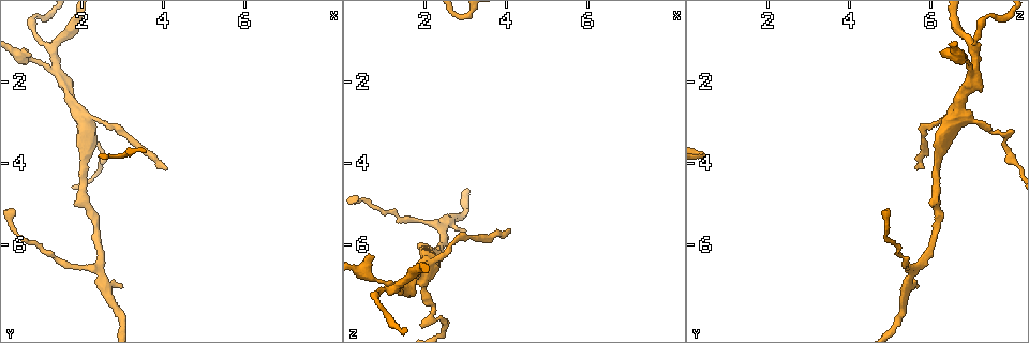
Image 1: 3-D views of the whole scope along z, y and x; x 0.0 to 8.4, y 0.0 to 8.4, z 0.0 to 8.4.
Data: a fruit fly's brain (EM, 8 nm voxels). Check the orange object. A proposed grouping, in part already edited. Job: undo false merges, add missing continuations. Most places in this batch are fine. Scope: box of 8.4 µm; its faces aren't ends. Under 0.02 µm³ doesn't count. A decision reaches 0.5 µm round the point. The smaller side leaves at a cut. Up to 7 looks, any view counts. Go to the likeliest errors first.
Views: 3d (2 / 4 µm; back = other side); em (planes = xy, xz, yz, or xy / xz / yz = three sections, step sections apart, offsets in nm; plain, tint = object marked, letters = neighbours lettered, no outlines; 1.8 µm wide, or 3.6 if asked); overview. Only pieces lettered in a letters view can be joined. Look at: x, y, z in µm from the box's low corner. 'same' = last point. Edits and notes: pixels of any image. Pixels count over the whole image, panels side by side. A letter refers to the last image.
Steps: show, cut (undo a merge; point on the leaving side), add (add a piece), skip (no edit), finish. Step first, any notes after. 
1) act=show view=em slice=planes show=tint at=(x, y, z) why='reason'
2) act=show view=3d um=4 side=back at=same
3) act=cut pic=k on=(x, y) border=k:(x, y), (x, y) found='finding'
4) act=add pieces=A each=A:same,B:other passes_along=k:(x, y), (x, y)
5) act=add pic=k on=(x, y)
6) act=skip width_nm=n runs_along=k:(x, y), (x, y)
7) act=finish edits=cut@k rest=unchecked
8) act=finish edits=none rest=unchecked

act=show view=em slice=xy step=16 show=tint at=(1.40, 1.65, 7.10) why='calibre changes'

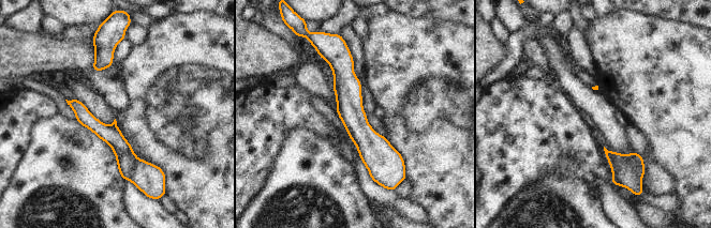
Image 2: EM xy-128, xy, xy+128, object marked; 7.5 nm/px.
act=show view=em slice=planes show=letters at=same why='another direction'

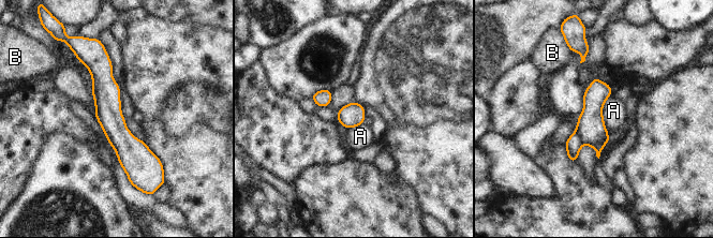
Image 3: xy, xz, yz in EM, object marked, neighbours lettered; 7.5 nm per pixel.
act=skip each=A:other,B:other border=3:(611, 93), (603, 106), (606, 130) found='all the same cell'

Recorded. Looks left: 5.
act=show view=em slice=yz step=4 show=letters at=(4.05, 4.15, 5.70)

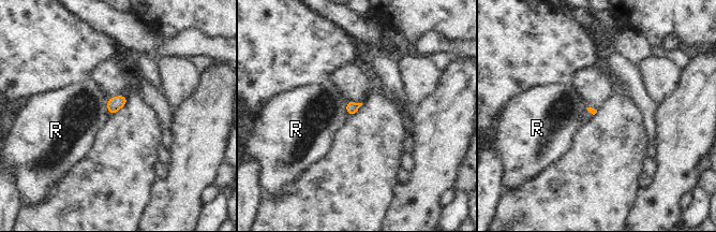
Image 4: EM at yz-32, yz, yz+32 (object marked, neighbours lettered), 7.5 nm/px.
act=skip each=R:other border=4:(107, 98), (107, 111), (110, 114) found='no lettered piece goes on from it'

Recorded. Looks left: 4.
act=show view=3d um=2 at=(2.45, 6.60, 5.65) why='three-way junction'

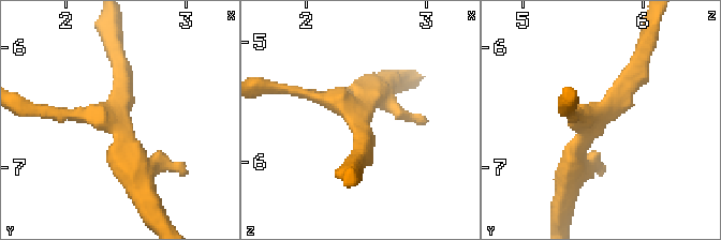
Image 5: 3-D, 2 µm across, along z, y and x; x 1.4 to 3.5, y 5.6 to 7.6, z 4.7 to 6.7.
act=show view=em slice=yz step=4 show=plain at=(2.44, 6.54, 5.66) arms=3

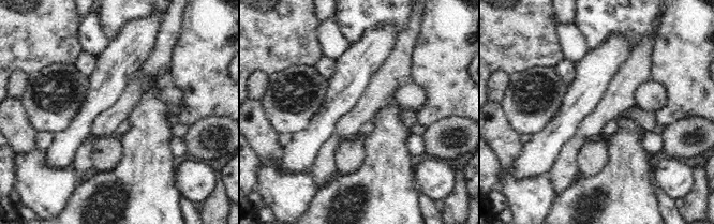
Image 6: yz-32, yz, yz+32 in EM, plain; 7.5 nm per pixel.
act=show view=em slice=yz step=4 show=letters at=same why='what lies round it'

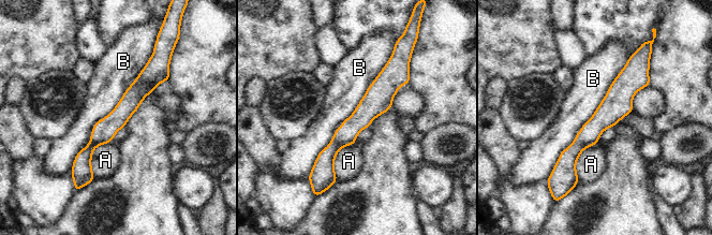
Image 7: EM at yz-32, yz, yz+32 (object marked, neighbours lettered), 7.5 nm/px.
act=skip each=A:other,B:other runs_along=7:(390, 63), (324, 173) found='one cell here'

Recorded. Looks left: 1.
act=finish edits=none rest=unchecked

